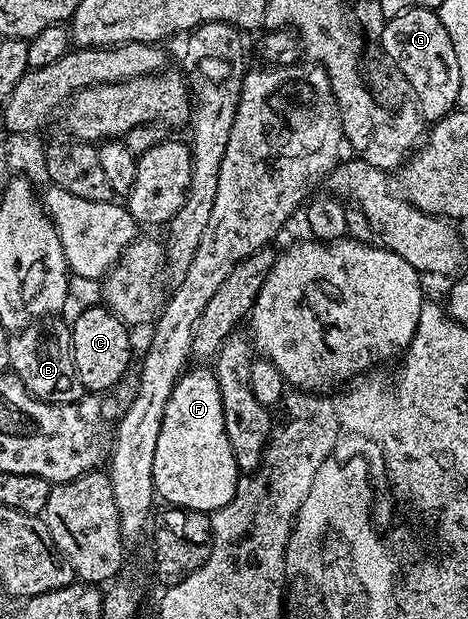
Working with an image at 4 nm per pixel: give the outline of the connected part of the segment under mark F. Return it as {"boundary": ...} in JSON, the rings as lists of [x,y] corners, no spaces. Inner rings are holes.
{"boundary":[[[188,369],[179,378],[178,384],[165,404],[165,416],[161,420],[161,433],[157,436],[157,452],[153,455],[153,484],[155,493],[167,501],[168,507],[179,506],[182,510],[214,512],[233,500],[241,471],[233,456],[229,436],[225,432],[225,416],[221,404],[221,392],[215,379],[214,369]]]}

